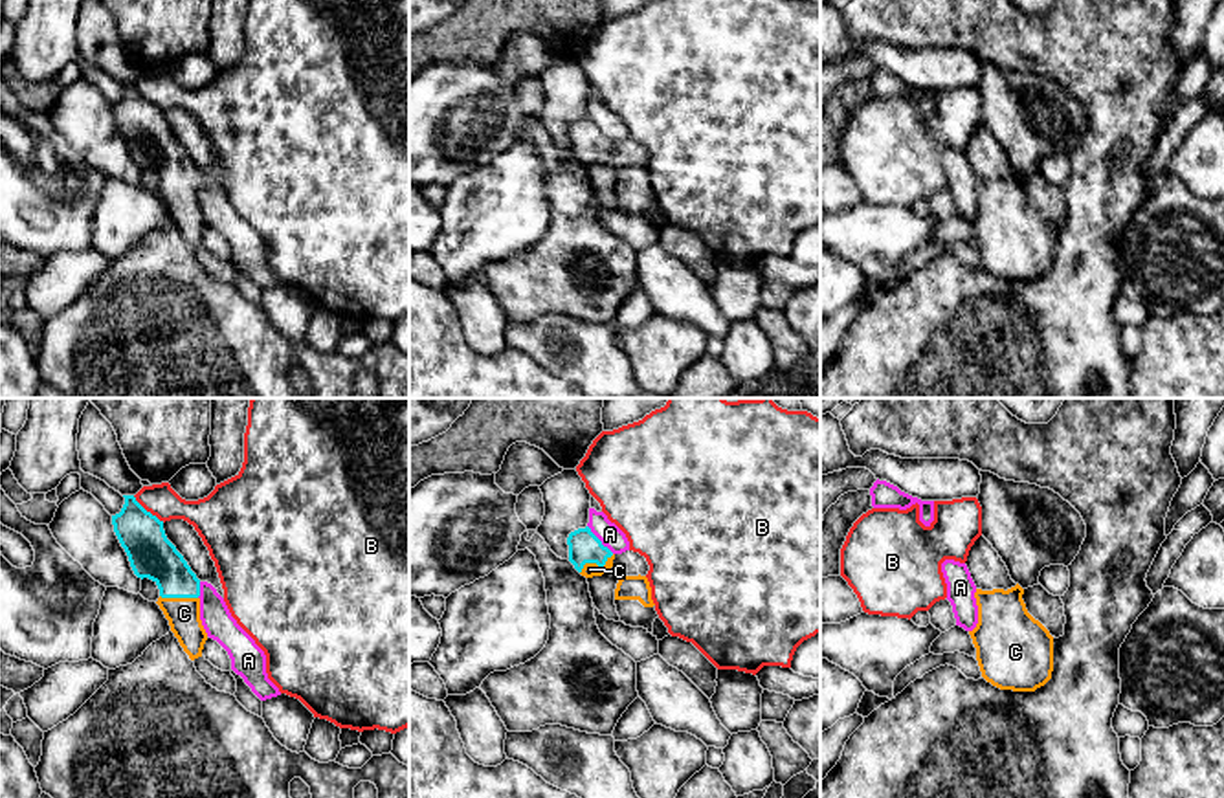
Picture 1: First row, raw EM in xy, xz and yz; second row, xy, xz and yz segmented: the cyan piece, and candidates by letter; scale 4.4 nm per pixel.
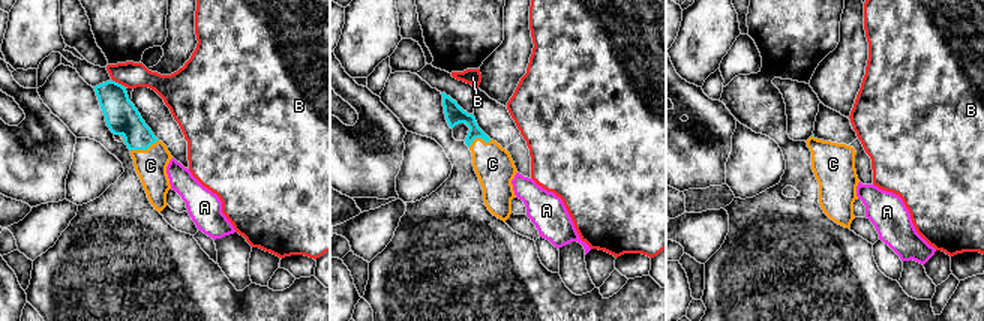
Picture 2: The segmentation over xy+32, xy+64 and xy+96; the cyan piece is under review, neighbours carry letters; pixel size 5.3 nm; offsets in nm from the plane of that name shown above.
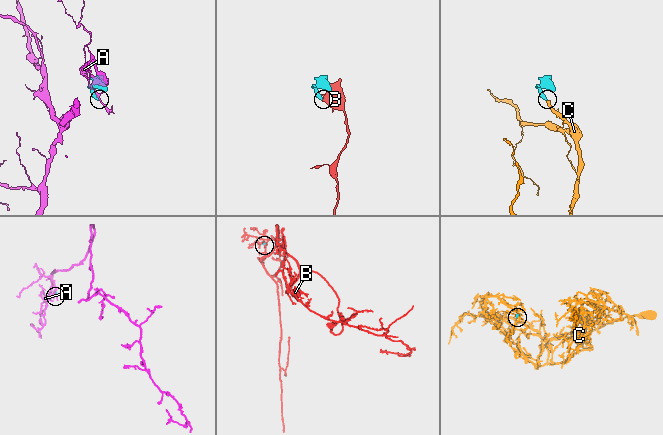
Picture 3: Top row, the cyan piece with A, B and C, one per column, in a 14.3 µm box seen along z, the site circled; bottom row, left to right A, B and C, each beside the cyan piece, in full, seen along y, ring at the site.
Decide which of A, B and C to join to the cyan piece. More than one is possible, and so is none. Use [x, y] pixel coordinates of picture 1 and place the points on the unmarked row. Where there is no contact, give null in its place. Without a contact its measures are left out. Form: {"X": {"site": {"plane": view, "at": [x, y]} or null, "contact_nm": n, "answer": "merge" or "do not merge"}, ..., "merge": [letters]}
{"A": {"site": {"plane": "xz", "at": [599, 129]}, "contact_nm": 170, "answer": "do not merge"}, "B": {"site": {"plane": "xy", "at": [149, 101]}, "contact_nm": 180, "answer": "do not merge"}, "C": {"site": {"plane": "xz", "at": [595, 151]}, "contact_nm": 170, "answer": "merge"}, "merge": ["C"]}

